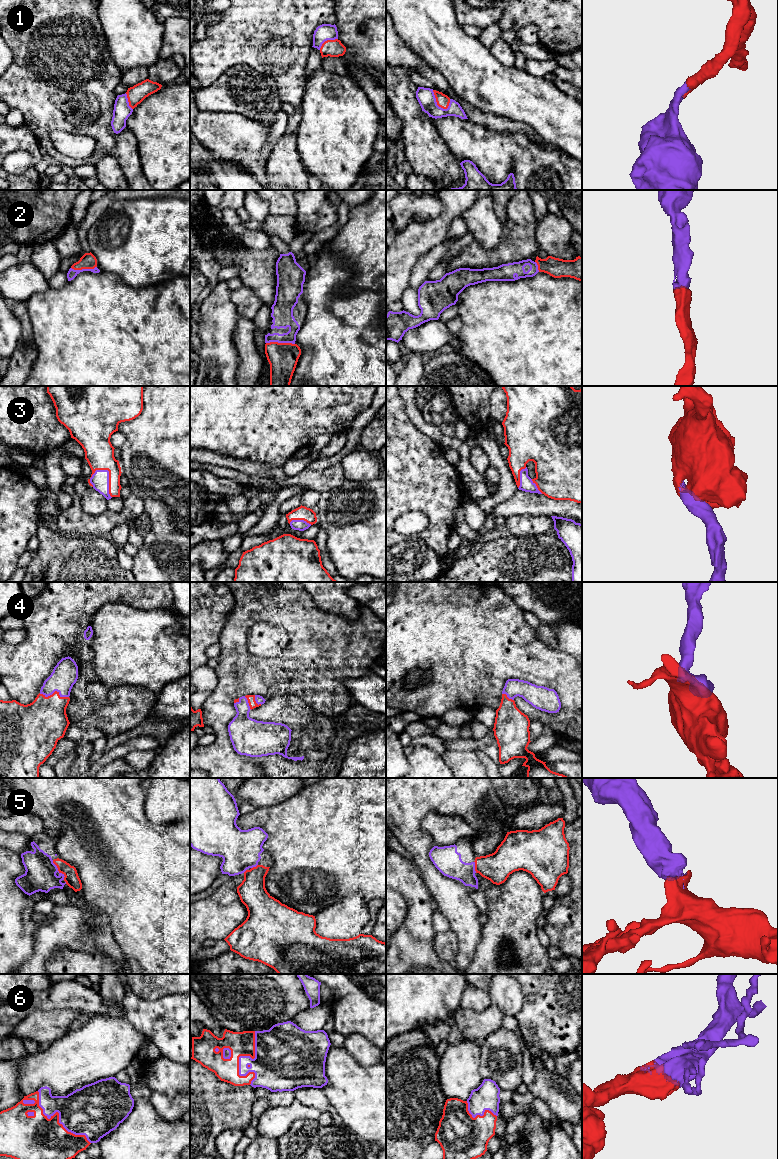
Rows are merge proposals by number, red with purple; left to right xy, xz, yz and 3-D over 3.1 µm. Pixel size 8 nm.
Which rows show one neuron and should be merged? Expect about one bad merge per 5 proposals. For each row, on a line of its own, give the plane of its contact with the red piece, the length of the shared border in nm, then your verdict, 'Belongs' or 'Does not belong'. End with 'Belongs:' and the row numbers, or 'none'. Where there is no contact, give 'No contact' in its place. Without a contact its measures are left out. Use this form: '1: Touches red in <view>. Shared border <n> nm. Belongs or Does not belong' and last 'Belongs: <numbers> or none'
1: Touches red in yz. Shared border 200 nm. Belongs
2: Touches red in xz. Shared border 240 nm. Belongs
3: Touches red in xy. Shared border 260 nm. Belongs
4: Touches red in xy. Shared border 240 nm. Belongs
5: Touches red in xy. Shared border 190 nm. Belongs
6: Touches red in xz. Shared border 440 nm. Belongs
Belongs: 1, 2, 3, 4, 5, 6

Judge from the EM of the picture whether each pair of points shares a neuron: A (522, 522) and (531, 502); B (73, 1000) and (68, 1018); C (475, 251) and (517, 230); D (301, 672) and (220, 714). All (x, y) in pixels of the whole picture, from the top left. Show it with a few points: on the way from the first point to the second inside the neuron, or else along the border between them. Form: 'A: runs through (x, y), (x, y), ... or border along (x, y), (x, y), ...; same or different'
A: border along (549, 515), (510, 515), (506, 518); different
B: border along (74, 1010), (49, 1009), (47, 1011); different
C: runs through (486, 254), (496, 254), (509, 241); same
D: runs through (279, 677), (248, 677), (233, 692); same

